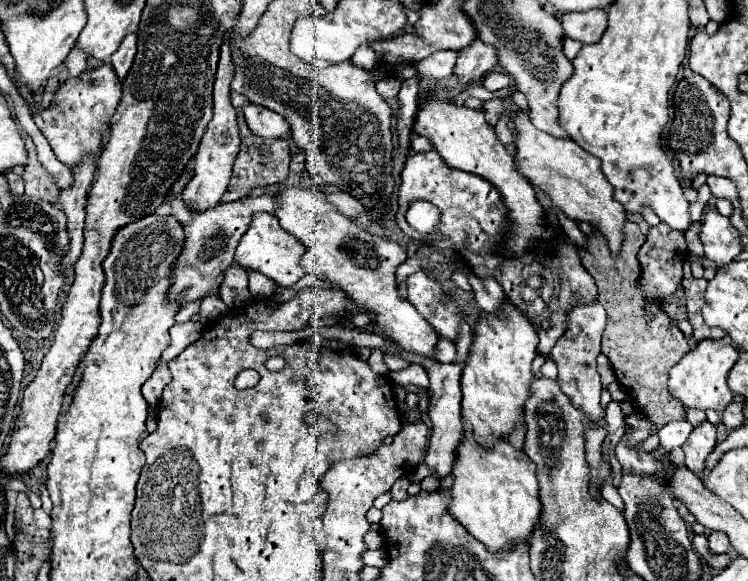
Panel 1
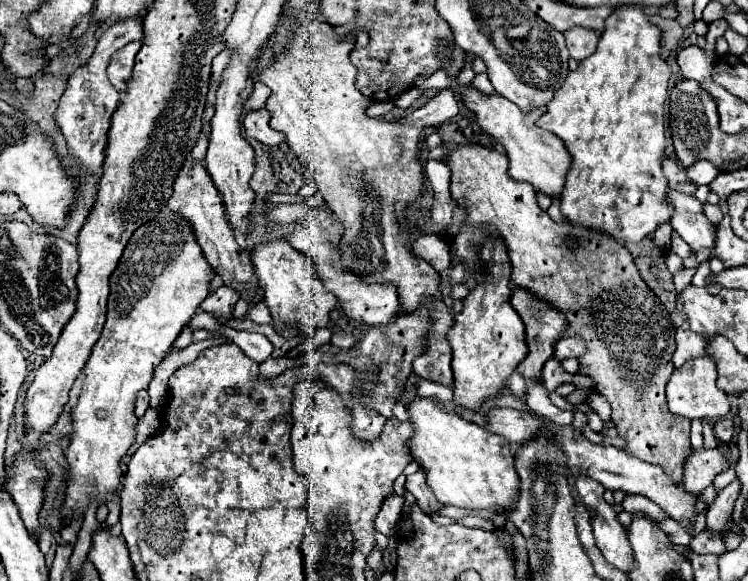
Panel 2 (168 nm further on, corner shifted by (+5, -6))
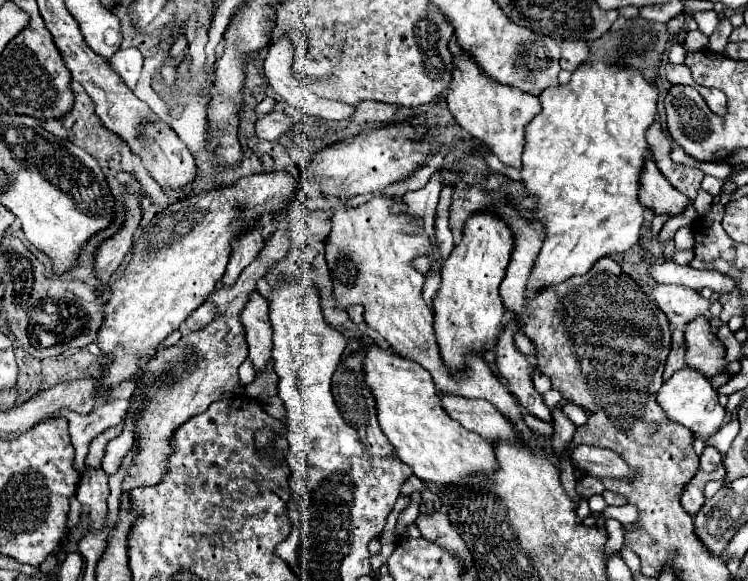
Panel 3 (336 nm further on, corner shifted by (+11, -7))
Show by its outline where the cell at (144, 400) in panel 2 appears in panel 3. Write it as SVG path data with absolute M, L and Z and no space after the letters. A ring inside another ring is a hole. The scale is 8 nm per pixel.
M117 398L117 400L105 402L103 406L97 406L89 414L77 414L71 410L63 412L63 416L69 420L69 434L71 434L73 448L75 448L73 464L75 464L79 478L85 474L85 456L87 456L87 448L91 440L99 436L103 430L121 424L127 414L127 408L129 408L129 400Z

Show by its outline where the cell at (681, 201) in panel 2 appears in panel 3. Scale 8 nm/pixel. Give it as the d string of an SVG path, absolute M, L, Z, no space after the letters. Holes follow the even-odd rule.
M647 158L645 170L641 174L639 202L645 208L653 210L655 216L667 216L667 220L683 214L689 204L687 196L681 194L679 190L675 190L665 180L665 176L659 172L659 168L655 166L655 162L651 158Z

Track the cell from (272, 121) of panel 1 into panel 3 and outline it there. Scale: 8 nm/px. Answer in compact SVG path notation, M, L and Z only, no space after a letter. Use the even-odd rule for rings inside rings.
M273 110L257 120L255 136L259 136L261 140L277 140L281 134L291 130L291 124L293 120L287 114L283 114L281 110Z

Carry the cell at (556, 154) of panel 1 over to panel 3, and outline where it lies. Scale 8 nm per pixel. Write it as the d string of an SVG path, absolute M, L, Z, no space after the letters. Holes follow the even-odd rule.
M463 52L463 56L453 58L455 70L453 80L447 90L447 102L449 110L459 122L463 130L467 130L471 136L487 144L505 166L521 170L521 154L525 146L525 124L541 112L541 102L537 96L531 96L527 92L521 92L513 86L499 86L491 84L489 78L481 76L483 72L479 66L471 60L469 54Z

